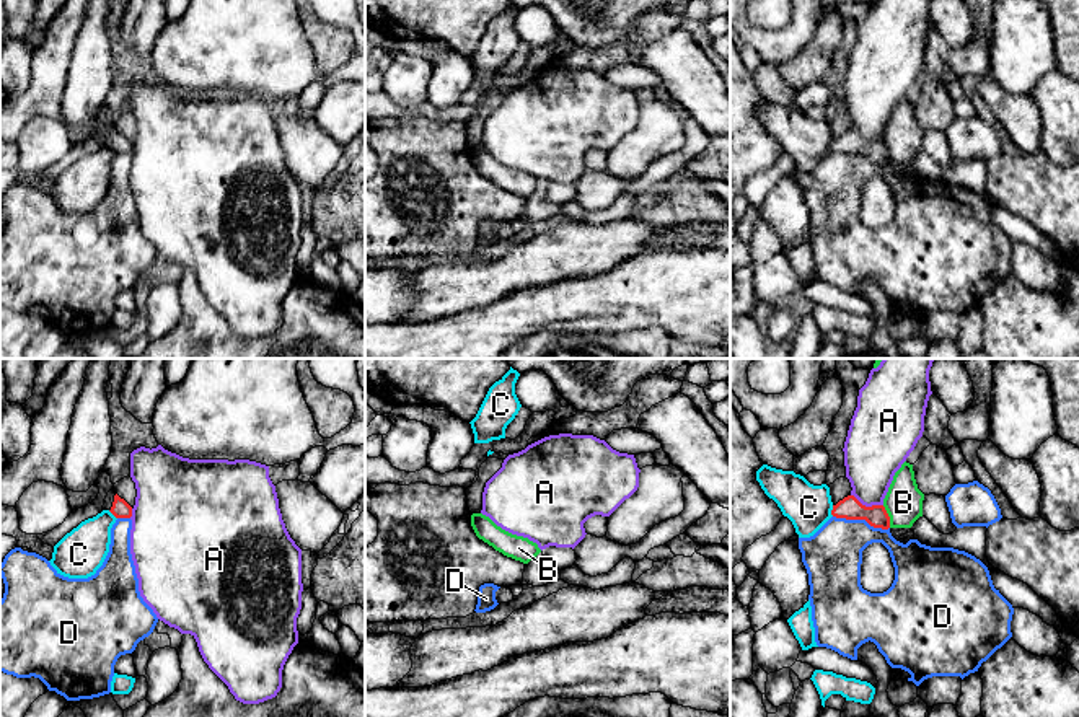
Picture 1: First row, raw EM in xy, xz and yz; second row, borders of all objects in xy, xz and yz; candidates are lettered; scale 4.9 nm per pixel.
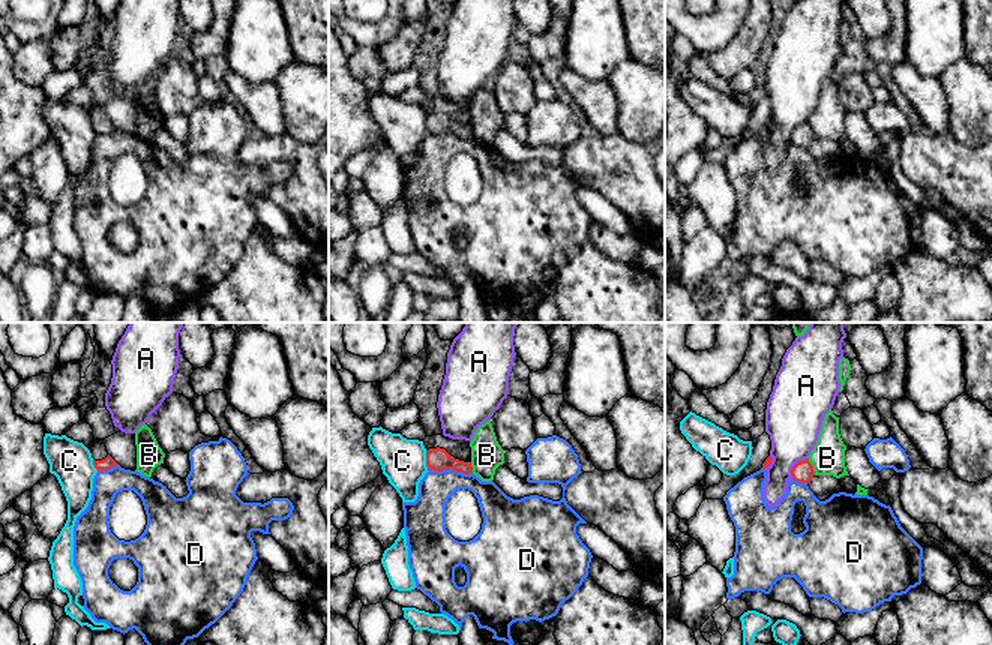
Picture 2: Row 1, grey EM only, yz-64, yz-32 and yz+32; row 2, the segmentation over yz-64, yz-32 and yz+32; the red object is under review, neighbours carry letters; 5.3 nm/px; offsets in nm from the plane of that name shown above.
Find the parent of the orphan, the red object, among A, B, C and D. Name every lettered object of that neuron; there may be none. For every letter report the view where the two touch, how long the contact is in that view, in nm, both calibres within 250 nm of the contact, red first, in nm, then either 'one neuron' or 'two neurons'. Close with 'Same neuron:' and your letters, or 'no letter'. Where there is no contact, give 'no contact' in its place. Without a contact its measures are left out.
A: yz | 170 nm | 110/280 nm | two neurons
B: yz | 120 nm | 110/190 nm | two neurons
C: yz | 60 nm | 110/220 nm | two neurons
D: yz | 280 nm | 110/280 nm | two neurons
Same neuron: no letter

